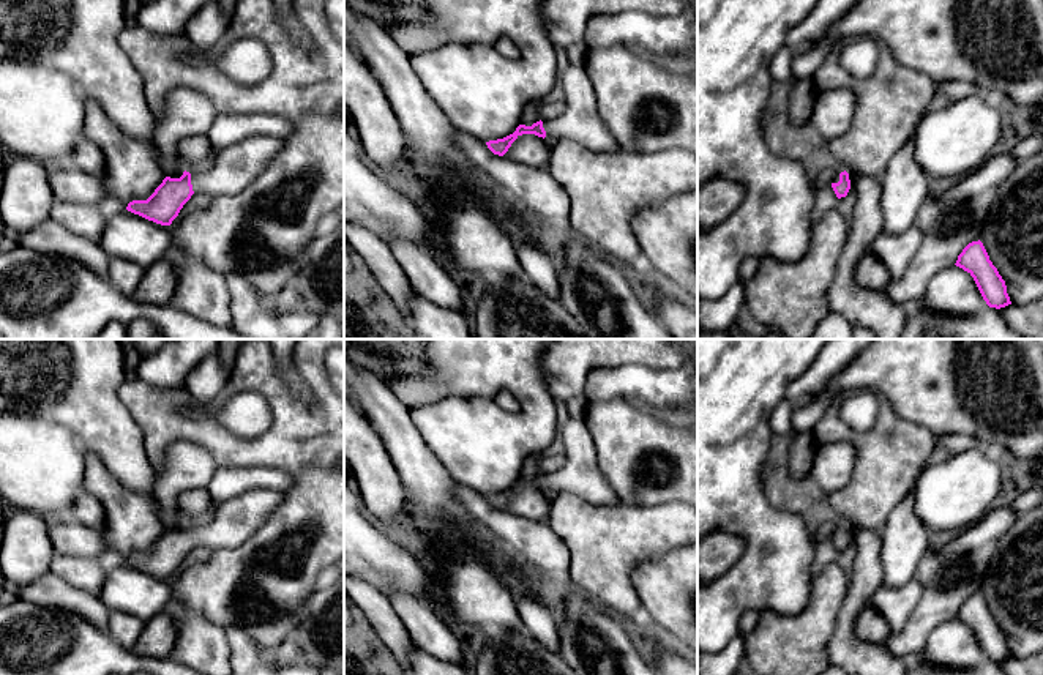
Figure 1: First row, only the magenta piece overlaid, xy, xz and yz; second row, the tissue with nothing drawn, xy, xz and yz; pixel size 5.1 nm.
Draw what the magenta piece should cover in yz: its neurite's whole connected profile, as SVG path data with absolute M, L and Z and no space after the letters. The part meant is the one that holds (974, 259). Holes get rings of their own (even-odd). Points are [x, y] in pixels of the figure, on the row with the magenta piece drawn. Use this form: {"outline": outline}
{"outline": "M980 240L969 243L958 255L955 265L974 278L983 300L989 308L1000 309L1011 304L1005 281L989 260L989 255Z"}

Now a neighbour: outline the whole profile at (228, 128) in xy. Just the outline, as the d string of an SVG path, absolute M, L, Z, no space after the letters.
M218 114L211 128L207 132L213 150L221 151L226 147L241 142L249 136L278 136L289 137L293 132L293 123L278 117L265 114Z

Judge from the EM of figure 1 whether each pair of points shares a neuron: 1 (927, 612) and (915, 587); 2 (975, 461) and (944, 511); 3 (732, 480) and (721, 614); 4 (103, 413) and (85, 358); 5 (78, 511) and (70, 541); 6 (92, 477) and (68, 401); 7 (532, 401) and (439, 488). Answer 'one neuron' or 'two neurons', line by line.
1: two neurons
2: one neuron
3: one neuron
4: one neuron
5: two neurons
6: two neurons
7: two neurons

